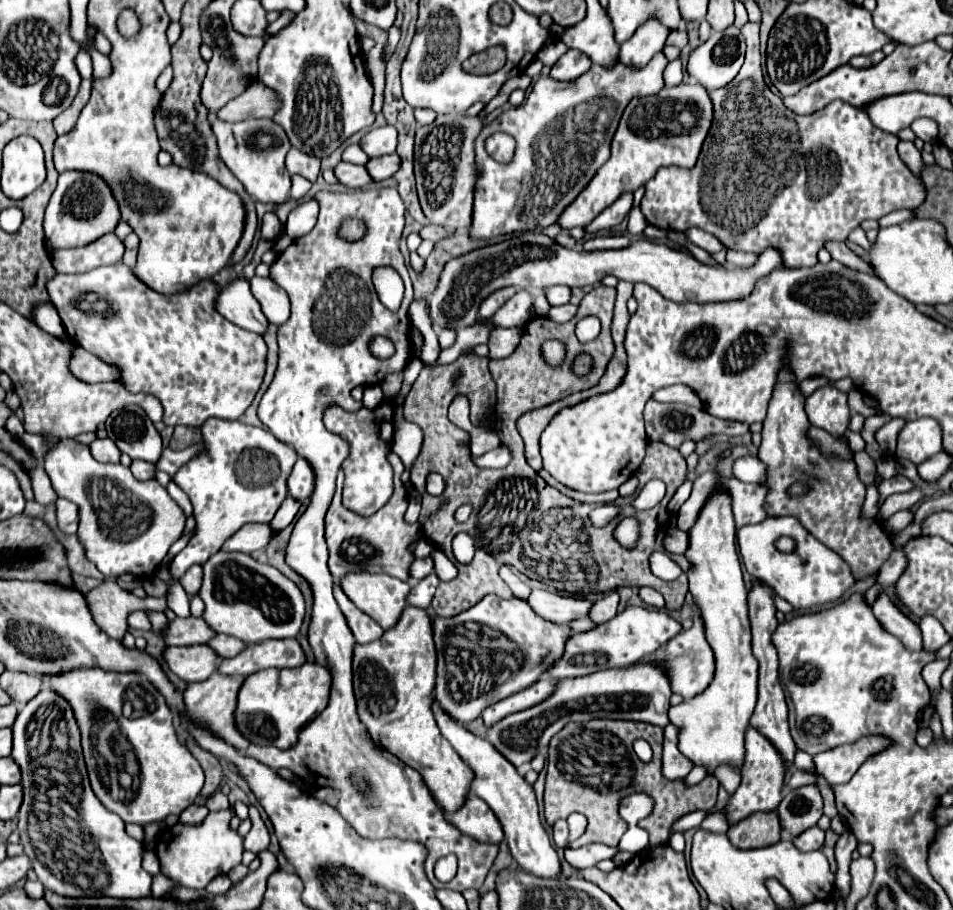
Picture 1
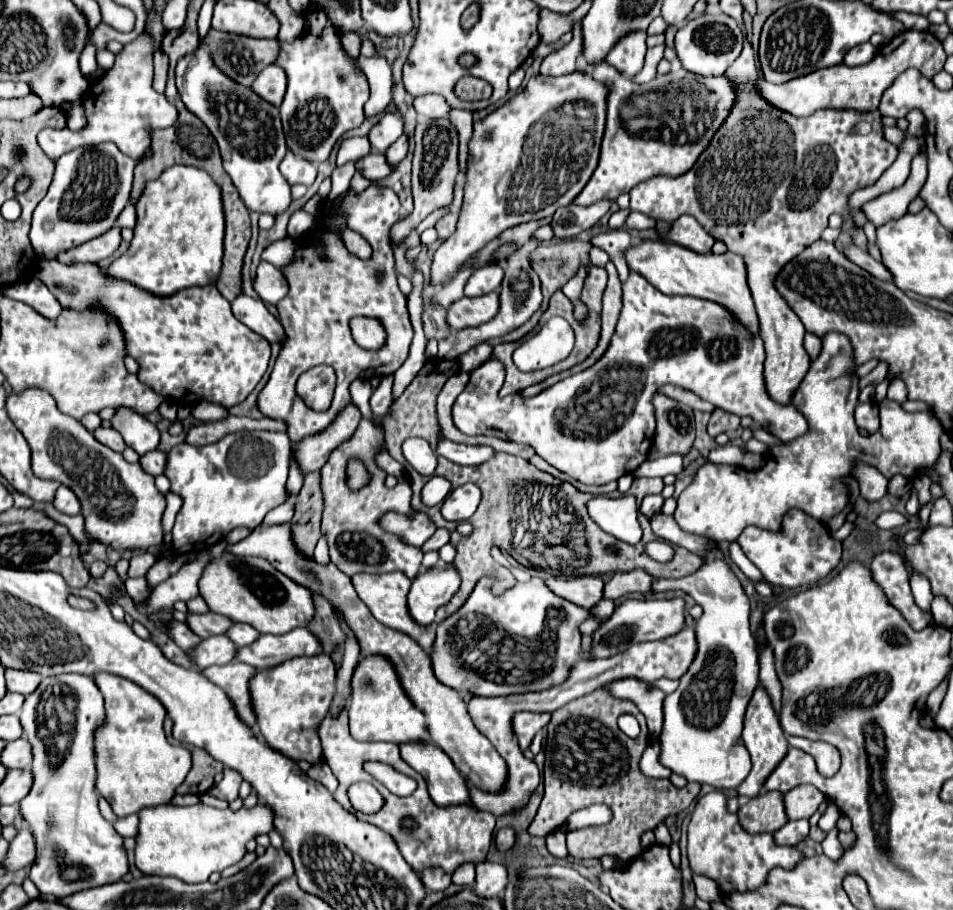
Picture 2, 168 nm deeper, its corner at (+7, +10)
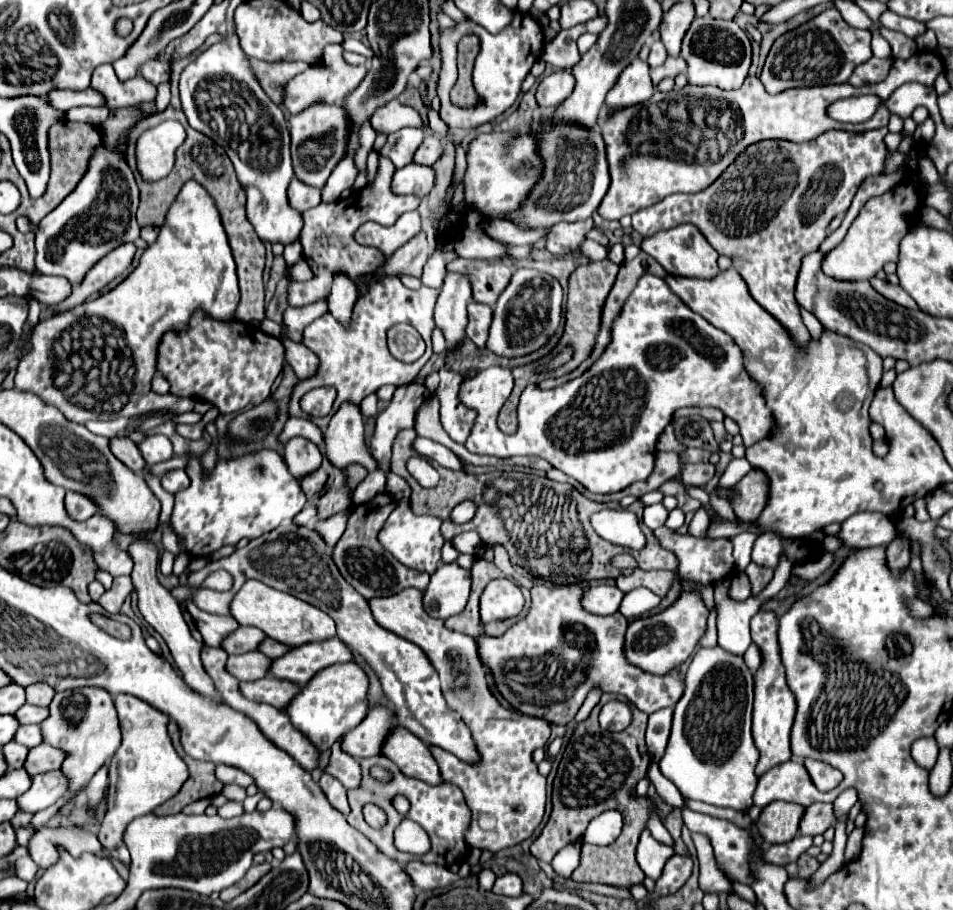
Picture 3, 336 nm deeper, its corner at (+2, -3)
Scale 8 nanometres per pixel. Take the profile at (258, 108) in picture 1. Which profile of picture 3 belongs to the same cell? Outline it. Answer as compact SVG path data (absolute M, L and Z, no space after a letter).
M340 44L326 46L324 50L324 62L310 66L306 72L298 74L286 84L286 94L284 94L284 104L292 114L300 114L302 110L314 106L314 104L338 104L344 100L364 78L366 66L352 66L344 60L344 48Z

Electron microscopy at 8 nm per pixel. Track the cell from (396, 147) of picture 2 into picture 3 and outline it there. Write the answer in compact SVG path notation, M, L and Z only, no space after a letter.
M426 136L420 150L416 150L416 158L414 162L418 164L426 164L426 166L432 166L436 160L440 160L444 154L444 144L434 138L434 136Z

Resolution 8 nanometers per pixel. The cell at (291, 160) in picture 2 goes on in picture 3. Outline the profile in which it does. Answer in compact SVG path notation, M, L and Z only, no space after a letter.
M294 178L288 186L288 202L294 210L306 212L306 210L310 210L322 202L320 190L312 190L312 186L304 186L304 182Z

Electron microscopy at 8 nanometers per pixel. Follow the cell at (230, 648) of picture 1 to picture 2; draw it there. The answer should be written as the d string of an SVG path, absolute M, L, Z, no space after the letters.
M233 623L231 629L225 633L227 637L231 637L231 641L237 645L237 647L245 647L245 645L251 645L259 633L255 629L251 629L251 625L243 625L243 623Z

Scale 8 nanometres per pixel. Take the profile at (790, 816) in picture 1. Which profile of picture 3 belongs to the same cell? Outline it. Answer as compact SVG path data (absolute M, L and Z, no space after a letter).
M812 804L806 808L806 814L800 822L800 834L816 836L824 834L834 824L834 806L832 804Z

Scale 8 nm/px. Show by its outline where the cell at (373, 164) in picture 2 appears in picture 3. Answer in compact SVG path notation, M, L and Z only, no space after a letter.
M412 164L396 172L396 178L392 180L392 190L396 190L396 194L416 194L418 198L424 198L430 194L434 184L436 172L432 166Z

